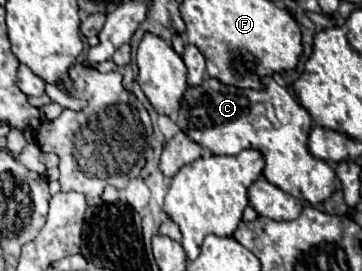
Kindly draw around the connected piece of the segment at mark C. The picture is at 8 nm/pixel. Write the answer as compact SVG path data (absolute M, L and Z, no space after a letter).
M267 76L261 82L265 90L241 90L221 84L215 78L205 78L199 86L189 86L183 94L175 124L211 154L239 154L243 148L259 150L265 158L263 176L271 184L317 206L335 192L337 180L335 170L325 160L313 158L307 150L311 116L295 96L273 78Z

